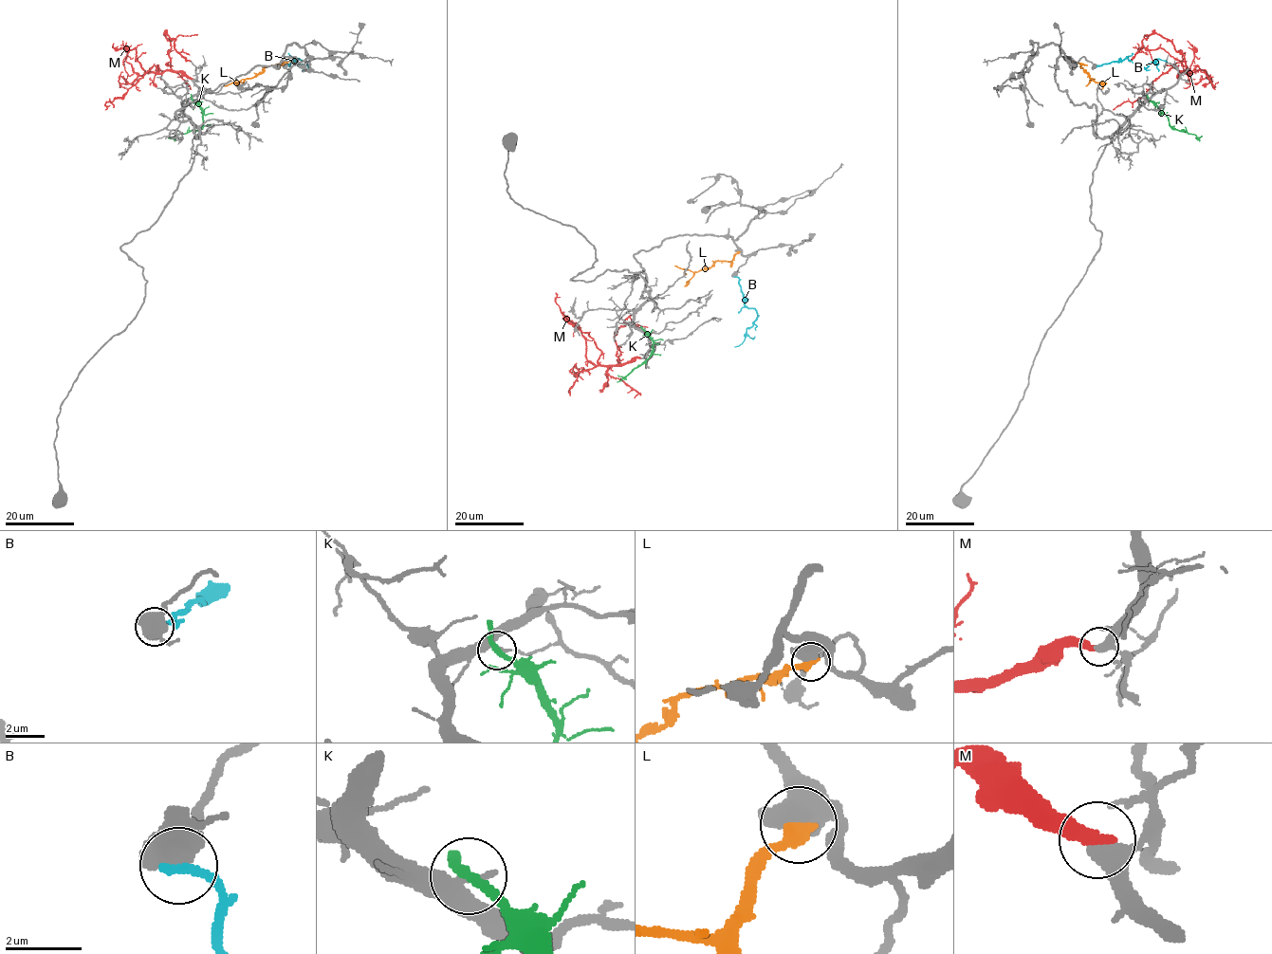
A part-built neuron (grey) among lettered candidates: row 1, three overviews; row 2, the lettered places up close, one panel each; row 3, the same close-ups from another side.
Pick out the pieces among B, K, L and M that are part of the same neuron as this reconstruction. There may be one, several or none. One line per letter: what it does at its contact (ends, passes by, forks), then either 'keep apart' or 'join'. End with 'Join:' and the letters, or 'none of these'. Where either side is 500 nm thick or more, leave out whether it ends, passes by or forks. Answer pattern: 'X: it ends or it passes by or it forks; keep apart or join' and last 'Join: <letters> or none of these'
B: keep apart
K: it passes by; keep apart
L: keep apart
M: it ends; join
Join: M

